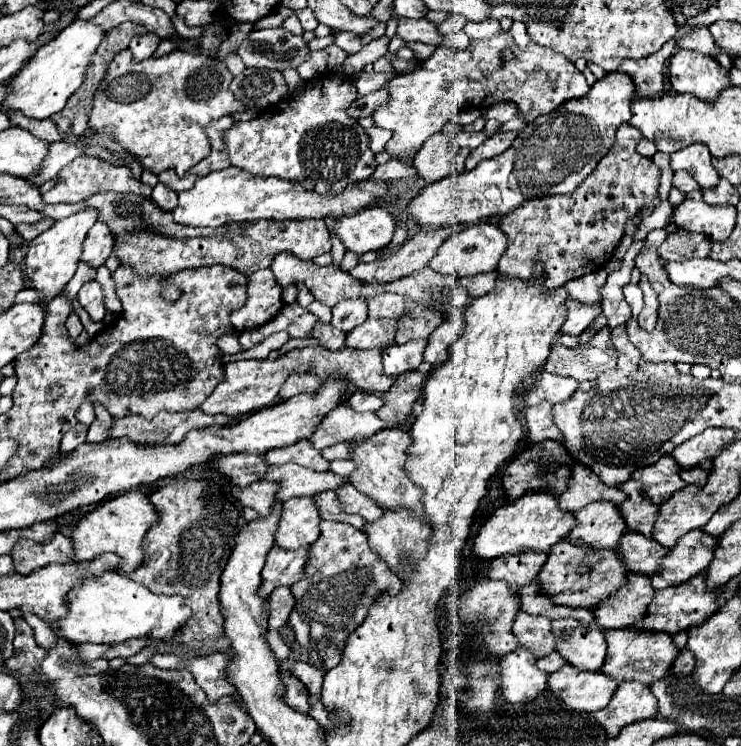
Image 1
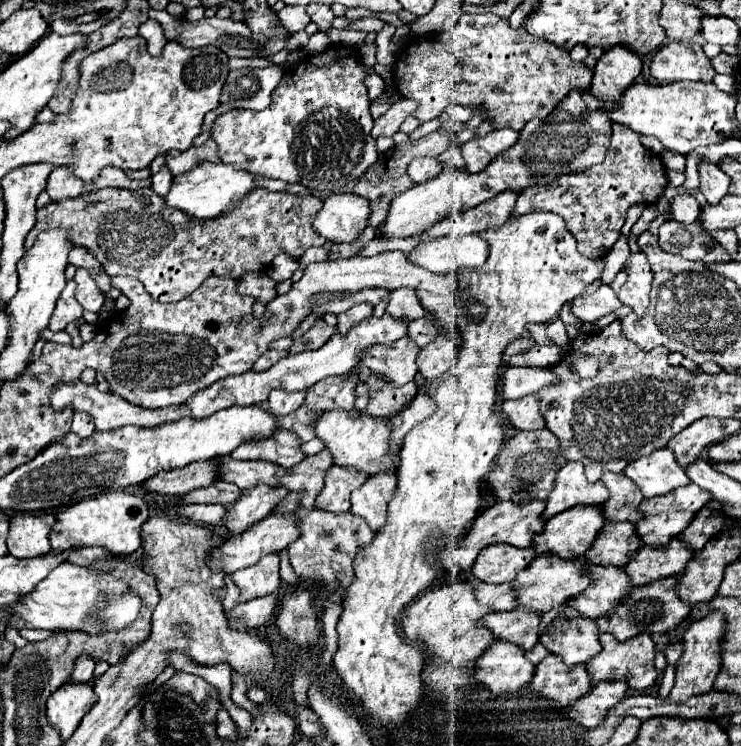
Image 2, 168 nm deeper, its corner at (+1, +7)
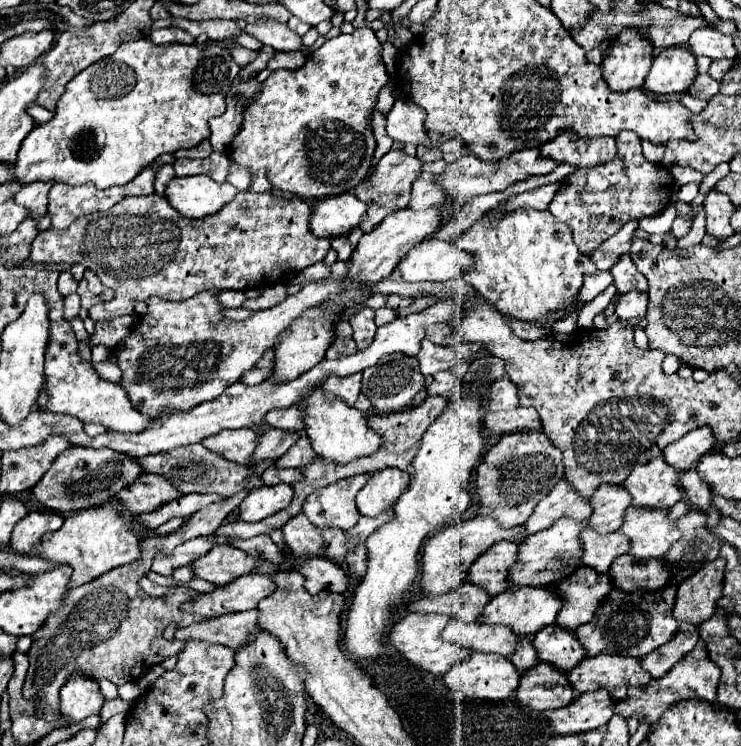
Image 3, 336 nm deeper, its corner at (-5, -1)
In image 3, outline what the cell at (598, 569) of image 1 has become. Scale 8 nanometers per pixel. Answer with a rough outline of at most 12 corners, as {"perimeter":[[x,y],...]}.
{"perimeter":[[510,586],[478,622],[534,636],[556,622],[560,596],[548,586]]}

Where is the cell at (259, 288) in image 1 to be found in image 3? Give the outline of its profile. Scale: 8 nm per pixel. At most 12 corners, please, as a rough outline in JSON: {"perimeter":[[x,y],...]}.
{"perimeter":[[220,290],[218,302],[224,308],[240,308],[244,292]]}

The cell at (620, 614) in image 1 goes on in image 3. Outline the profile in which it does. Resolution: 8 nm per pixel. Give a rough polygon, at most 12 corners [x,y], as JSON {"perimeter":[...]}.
{"perimeter":[[580,566],[554,588],[564,598],[556,624],[592,620],[610,594],[608,574]]}

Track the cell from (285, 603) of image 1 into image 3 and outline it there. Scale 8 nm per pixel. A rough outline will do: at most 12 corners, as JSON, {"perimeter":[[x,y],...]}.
{"perimeter":[[258,610],[178,628],[174,640],[238,650],[258,630]]}

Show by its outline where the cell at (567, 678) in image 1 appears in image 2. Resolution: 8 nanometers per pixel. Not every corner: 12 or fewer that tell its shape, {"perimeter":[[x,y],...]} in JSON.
{"perimeter":[[550,654],[530,686],[560,706],[572,706],[594,682],[586,664],[566,666]]}

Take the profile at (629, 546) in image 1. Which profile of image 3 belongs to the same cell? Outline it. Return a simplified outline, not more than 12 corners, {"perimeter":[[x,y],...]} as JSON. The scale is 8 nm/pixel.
{"perimeter":[[622,532],[580,534],[582,562],[606,574],[628,552]]}

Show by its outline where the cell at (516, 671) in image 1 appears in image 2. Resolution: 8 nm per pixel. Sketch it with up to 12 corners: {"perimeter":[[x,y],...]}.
{"perimeter":[[494,642],[476,660],[476,680],[516,694],[536,666],[512,642]]}

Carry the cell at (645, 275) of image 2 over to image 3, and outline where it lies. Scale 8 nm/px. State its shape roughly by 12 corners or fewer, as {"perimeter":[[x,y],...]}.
{"perimeter":[[622,254],[610,268],[620,294],[648,290],[632,258]]}

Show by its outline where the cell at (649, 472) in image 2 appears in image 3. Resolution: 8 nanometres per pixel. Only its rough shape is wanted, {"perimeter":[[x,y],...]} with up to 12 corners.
{"perimeter":[[664,458],[636,464],[624,482],[636,508],[682,500]]}

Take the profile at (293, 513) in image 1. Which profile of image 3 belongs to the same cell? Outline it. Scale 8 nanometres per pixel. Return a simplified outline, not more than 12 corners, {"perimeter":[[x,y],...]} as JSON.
{"perimeter":[[214,546],[190,562],[194,576],[224,586],[262,558]]}

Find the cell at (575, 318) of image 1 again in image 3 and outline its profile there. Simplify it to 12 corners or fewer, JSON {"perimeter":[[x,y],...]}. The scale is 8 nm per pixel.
{"perimeter":[[640,290],[620,296],[616,314],[622,320],[642,318],[648,294]]}

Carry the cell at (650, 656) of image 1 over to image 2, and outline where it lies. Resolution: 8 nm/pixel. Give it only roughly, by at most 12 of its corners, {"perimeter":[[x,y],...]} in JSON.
{"perimeter":[[602,634],[586,668],[594,682],[626,680],[634,692],[654,686],[650,634],[626,642]]}

